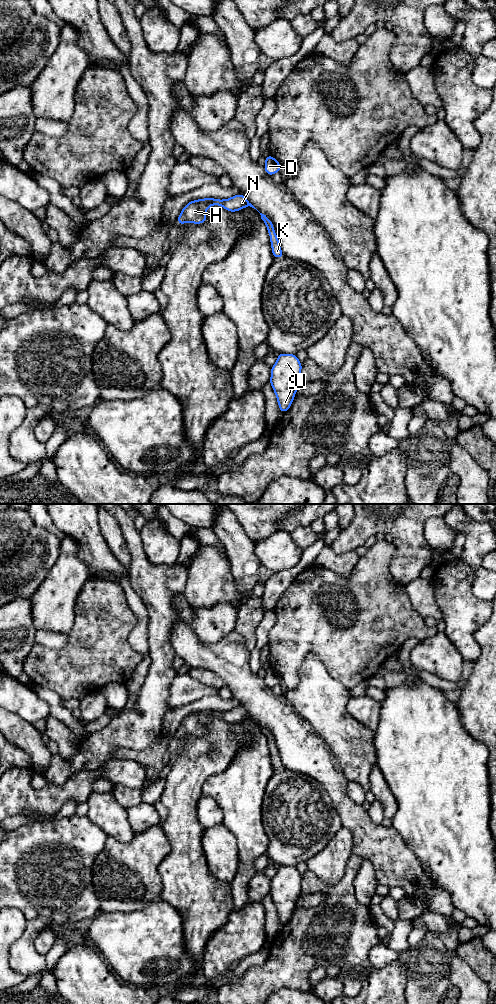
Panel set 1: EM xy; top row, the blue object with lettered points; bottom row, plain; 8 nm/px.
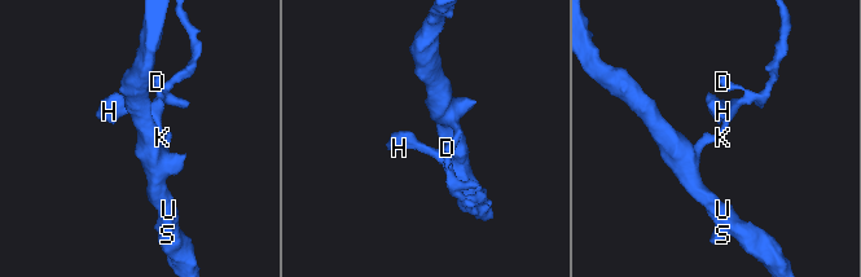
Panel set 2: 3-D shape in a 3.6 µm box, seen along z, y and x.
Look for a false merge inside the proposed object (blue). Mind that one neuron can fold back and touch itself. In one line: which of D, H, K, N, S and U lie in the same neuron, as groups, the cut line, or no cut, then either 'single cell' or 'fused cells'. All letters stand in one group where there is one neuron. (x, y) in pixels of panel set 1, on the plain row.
D H K N S U; no cut; single cell

